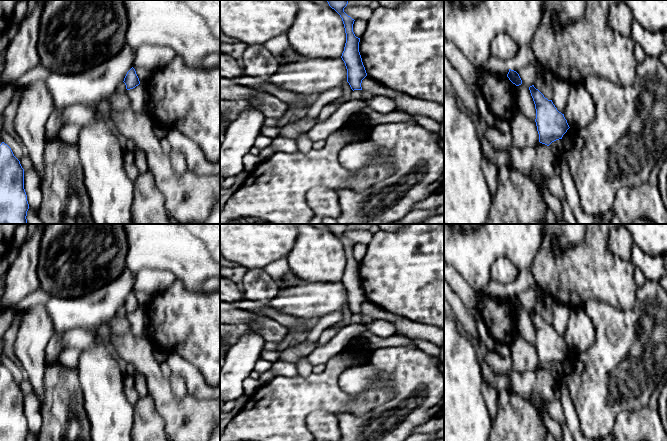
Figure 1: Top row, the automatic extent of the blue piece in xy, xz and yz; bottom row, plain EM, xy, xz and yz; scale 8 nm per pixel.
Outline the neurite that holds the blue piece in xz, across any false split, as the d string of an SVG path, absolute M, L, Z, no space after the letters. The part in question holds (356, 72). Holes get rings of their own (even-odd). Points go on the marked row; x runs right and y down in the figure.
M327 0L327 2L340 15L344 24L346 43L341 58L347 69L347 82L353 91L362 90L361 83L367 73L359 52L360 38L356 37L353 32L355 20L344 12L348 0Z

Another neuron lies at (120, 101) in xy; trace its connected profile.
M115 92L108 101L111 107L116 110L130 109L131 102L126 93Z

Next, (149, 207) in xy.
M140 173L133 182L133 224L170 224L164 195L156 186L153 174Z

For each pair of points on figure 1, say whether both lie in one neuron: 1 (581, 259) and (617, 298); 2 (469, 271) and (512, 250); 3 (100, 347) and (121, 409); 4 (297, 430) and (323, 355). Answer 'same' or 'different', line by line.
1: same
2: same
3: same
4: different

